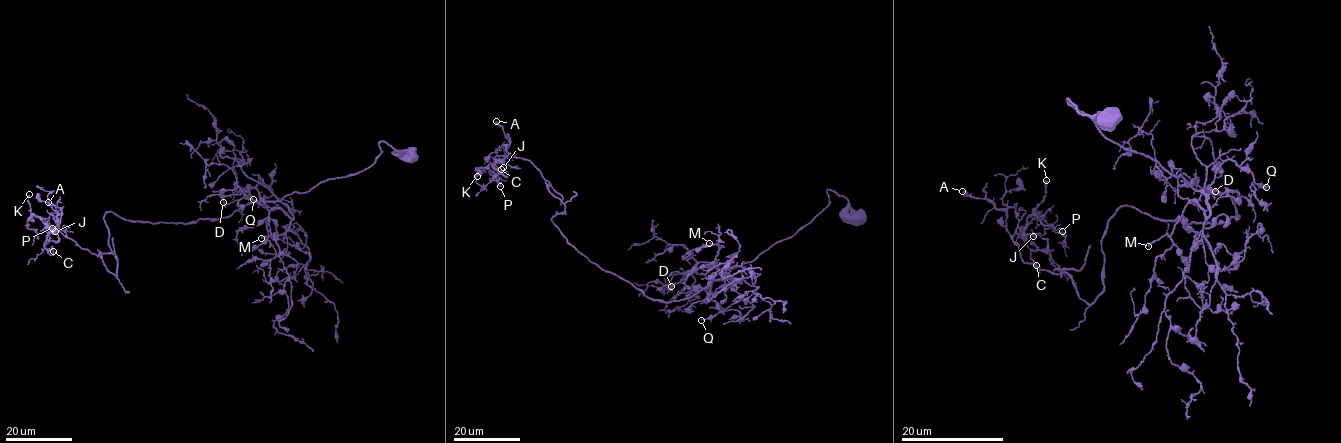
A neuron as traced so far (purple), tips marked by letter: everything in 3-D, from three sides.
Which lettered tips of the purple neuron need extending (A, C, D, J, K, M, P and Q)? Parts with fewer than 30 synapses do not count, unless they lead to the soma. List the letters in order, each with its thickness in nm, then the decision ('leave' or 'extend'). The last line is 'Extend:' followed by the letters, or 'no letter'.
A: 120 nm thick; leave
C: 170 nm thick; leave
D: 80 nm thick; leave
J: 90 nm thick; leave
K: 240 nm thick; leave
M: 200 nm thick; leave
P: 200 nm thick; leave
Q: 170 nm thick; leave
Extend: no letter

